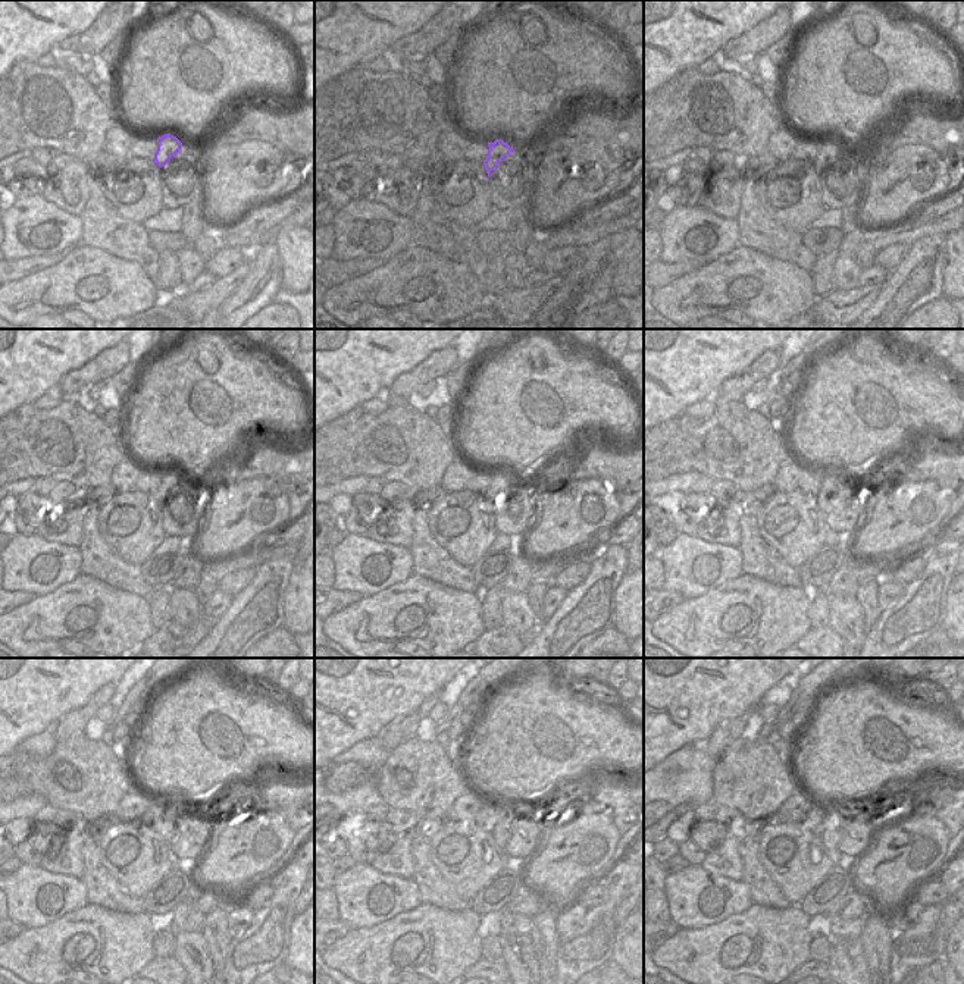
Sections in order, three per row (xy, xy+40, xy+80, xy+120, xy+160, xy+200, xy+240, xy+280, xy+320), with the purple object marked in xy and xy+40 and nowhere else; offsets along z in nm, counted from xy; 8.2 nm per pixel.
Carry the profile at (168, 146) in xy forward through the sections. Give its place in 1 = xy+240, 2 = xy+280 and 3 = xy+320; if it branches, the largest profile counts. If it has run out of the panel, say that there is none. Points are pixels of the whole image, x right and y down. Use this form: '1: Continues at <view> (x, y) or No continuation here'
1: Continues at xy+240 (171, 817)
2: Continues at xy+280 (501, 830)
3: Continues at xy+320 (832, 829).

